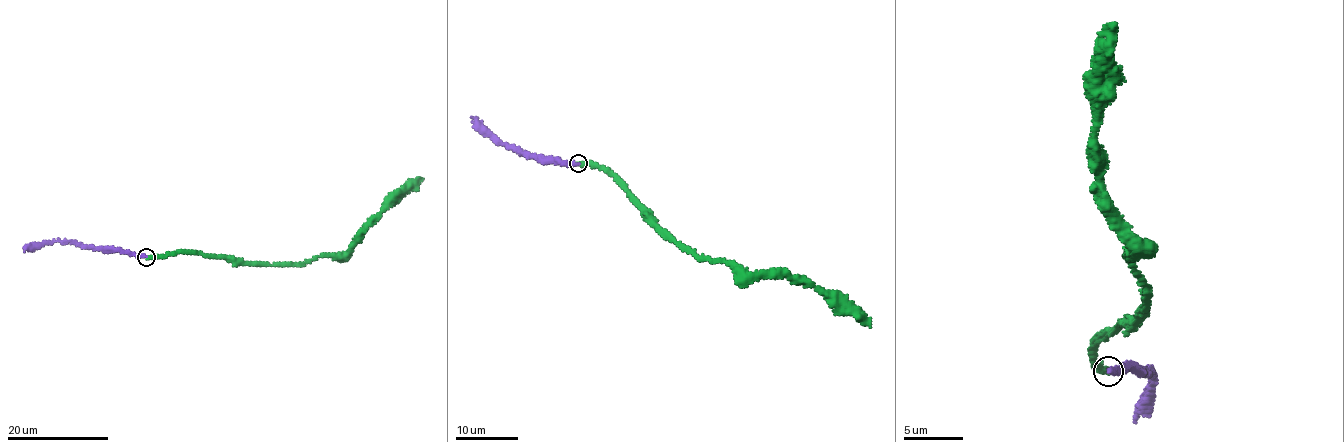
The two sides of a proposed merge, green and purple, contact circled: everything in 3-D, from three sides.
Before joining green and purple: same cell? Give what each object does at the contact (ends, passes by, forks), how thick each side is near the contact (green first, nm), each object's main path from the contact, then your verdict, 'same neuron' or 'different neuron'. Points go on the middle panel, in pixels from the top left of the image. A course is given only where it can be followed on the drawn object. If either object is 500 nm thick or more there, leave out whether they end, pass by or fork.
green ends | purple ends | 360/320 nm | green via (579, 162), (600, 165), (614, 176), (663, 231), (698, 256), (732, 263), (750, 276), (800, 277), (871, 326) | purple via (577, 163), (542, 162), (528, 157), (503, 145), (471, 117) | same neuron

